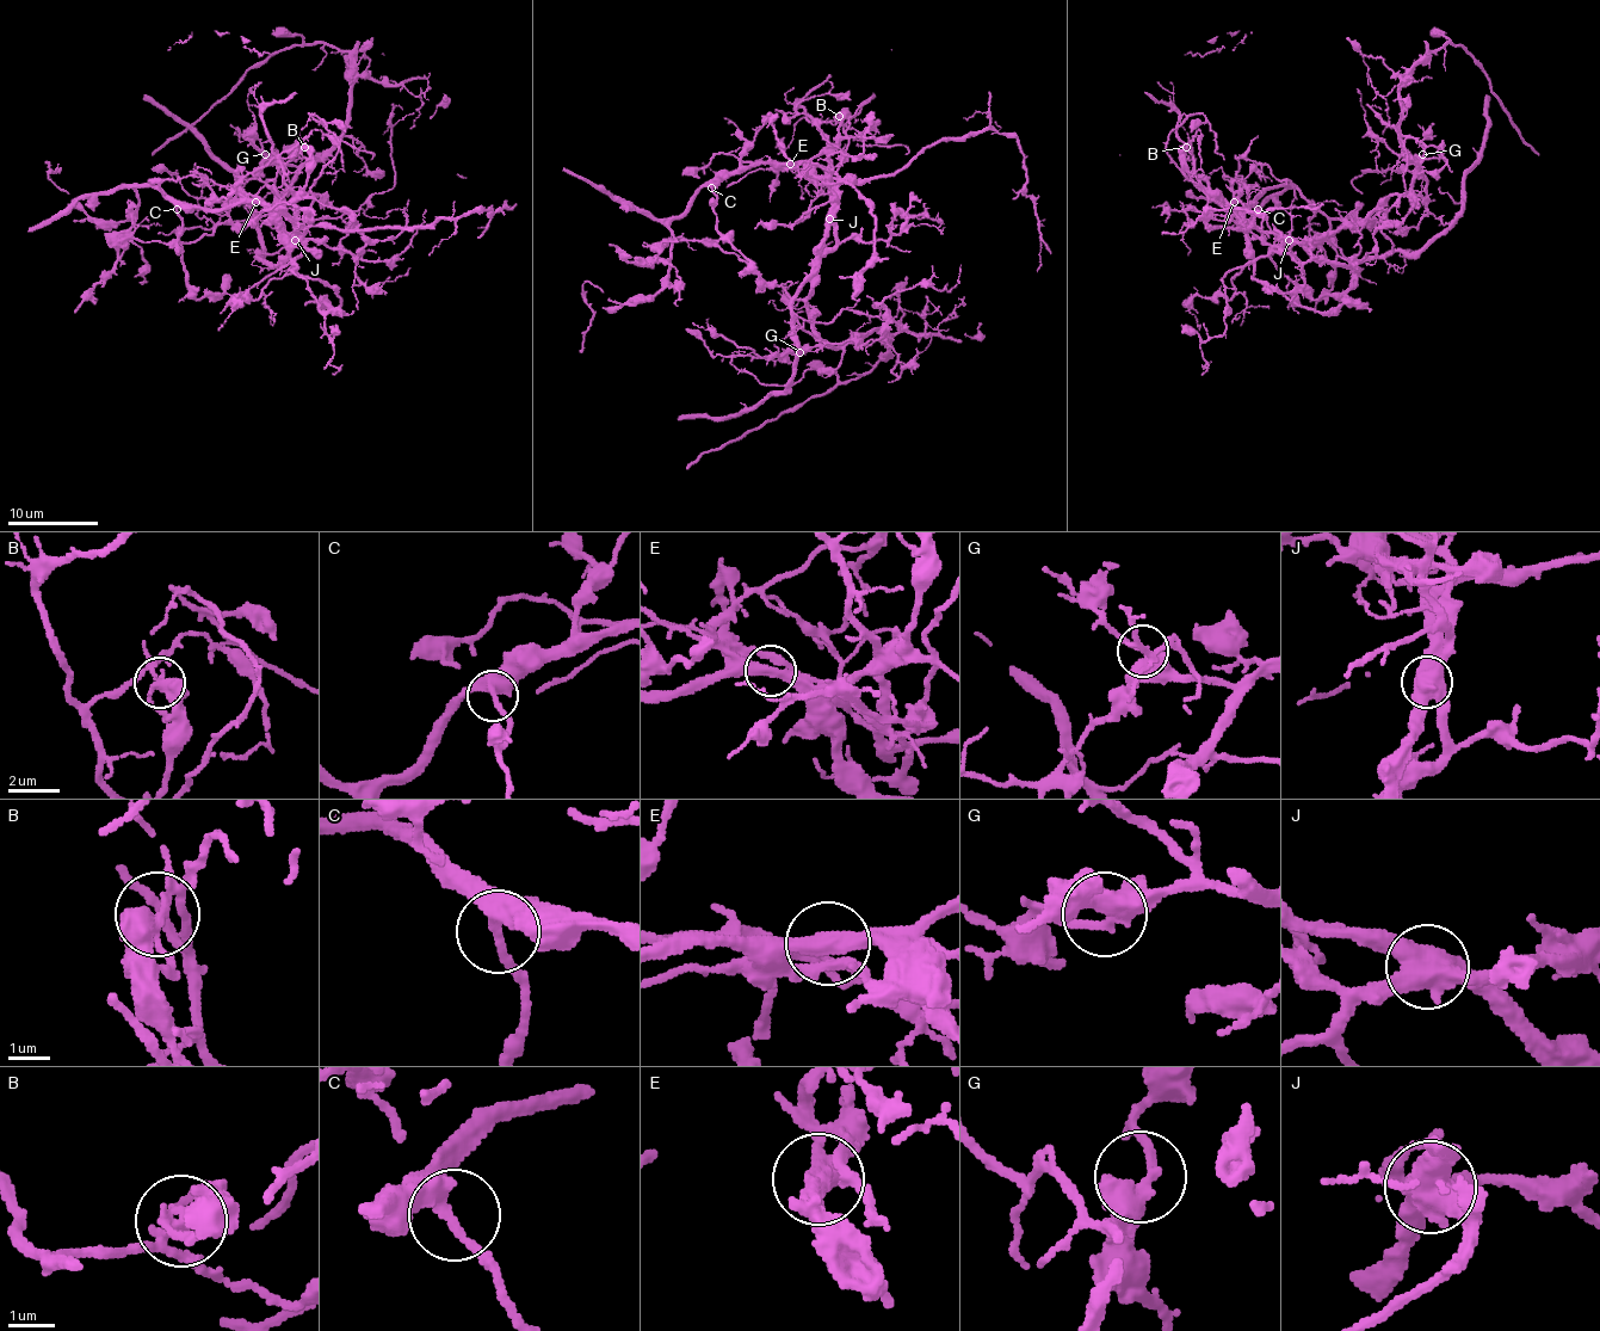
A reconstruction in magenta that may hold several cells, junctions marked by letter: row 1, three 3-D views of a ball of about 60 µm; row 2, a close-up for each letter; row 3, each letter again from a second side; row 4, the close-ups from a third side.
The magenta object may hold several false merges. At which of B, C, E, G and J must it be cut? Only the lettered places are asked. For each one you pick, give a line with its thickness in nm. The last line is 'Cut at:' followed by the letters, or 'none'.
B: Thickness 320 nm
E: Thickness 400 nm
J: Thickness 600 nm
Cut at: B, E, J

